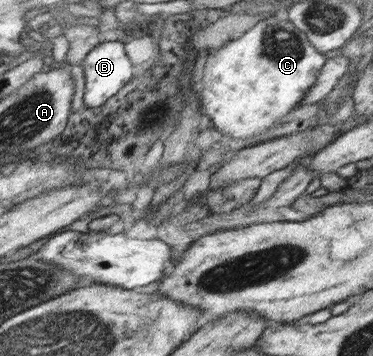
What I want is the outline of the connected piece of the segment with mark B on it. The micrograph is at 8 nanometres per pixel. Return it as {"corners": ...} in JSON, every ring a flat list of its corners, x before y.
{"corners":[[101,40,79,63,84,76,83,106,99,106,131,79,123,43]]}

